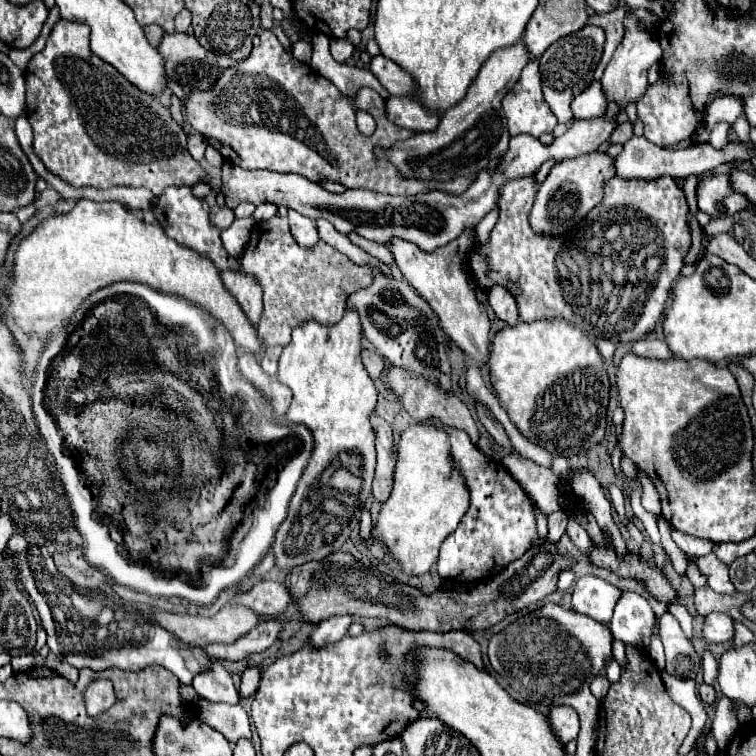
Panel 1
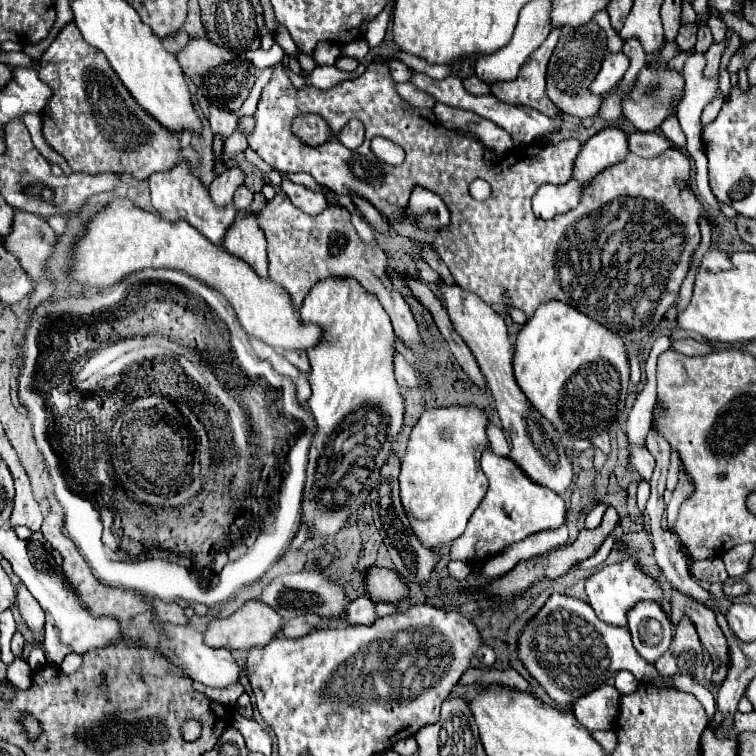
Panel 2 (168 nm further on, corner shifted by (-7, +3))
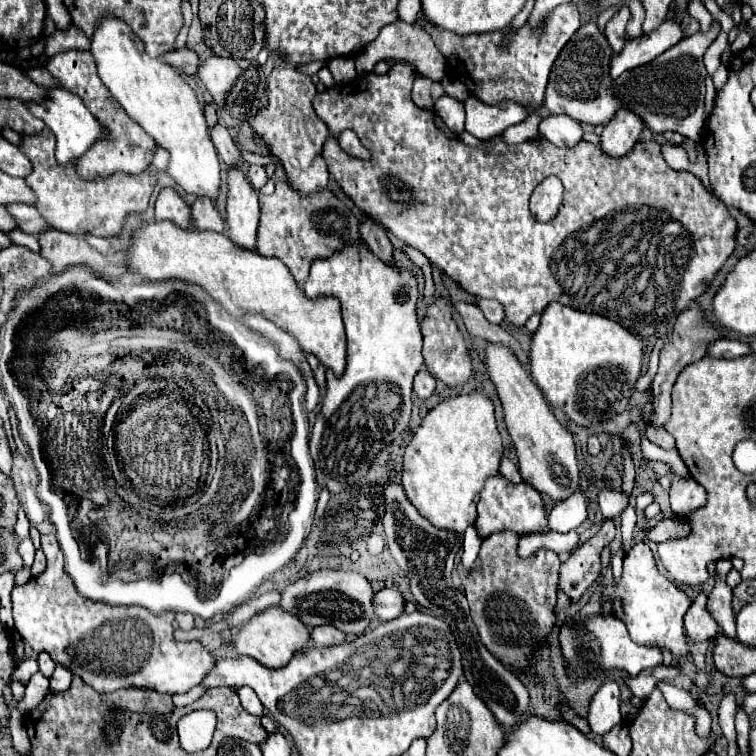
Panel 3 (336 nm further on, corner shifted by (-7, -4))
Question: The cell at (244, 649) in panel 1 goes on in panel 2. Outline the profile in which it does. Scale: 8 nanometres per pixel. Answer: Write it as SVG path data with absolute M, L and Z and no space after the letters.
M303 614L303 616L297 616L293 620L287 620L283 624L283 636L285 638L301 638L313 630L317 630L321 626L321 618L315 616L315 614Z

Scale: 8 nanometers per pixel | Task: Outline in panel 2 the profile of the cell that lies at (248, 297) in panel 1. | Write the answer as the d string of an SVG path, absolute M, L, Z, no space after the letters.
M253 210L249 212L237 212L235 224L227 228L227 240L223 240L223 246L245 260L253 270L267 278L267 252L265 252L265 236L259 228L257 214Z

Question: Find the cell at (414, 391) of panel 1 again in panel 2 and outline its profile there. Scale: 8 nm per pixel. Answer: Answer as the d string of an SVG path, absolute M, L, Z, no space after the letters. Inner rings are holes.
M279 190L275 194L275 198L267 200L267 204L261 208L259 226L267 238L269 276L271 276L271 280L281 284L289 292L289 296L297 308L301 308L301 304L307 296L307 290L311 286L315 286L317 280L323 280L327 276L357 278L357 282L363 288L377 294L385 312L391 316L395 334L399 334L397 338L401 342L409 344L417 354L423 352L417 322L413 320L409 304L405 302L405 298L399 292L393 290L389 278L385 276L385 268L387 268L385 252L379 248L377 242L365 244L359 238L359 234L355 232L355 228L351 224L351 216L349 216L347 208L329 204L319 216L305 216L305 212L299 212L299 208L295 208L291 204L289 196L283 190ZM335 234L343 234L347 238L347 242L339 246L335 242Z

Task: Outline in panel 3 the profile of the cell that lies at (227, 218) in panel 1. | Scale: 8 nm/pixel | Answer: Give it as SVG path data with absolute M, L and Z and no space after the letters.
M251 165L249 171L247 171L247 179L251 183L251 187L259 193L261 187L267 183L267 175L265 175L265 167L261 165Z

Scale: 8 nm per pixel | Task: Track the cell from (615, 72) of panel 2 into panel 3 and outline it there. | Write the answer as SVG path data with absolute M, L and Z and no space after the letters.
M667 19L661 23L659 29L655 29L651 35L641 35L635 39L635 43L627 43L621 53L613 55L609 75L611 79L617 79L621 73L631 71L639 65L645 65L659 57L663 51L673 47L683 39L681 27L675 19Z

